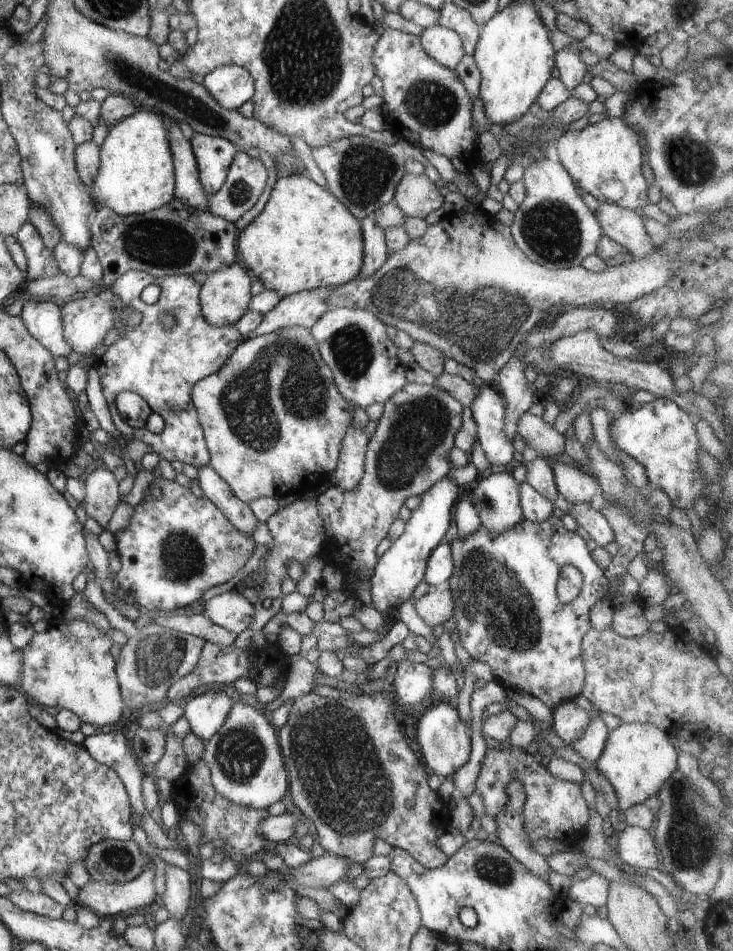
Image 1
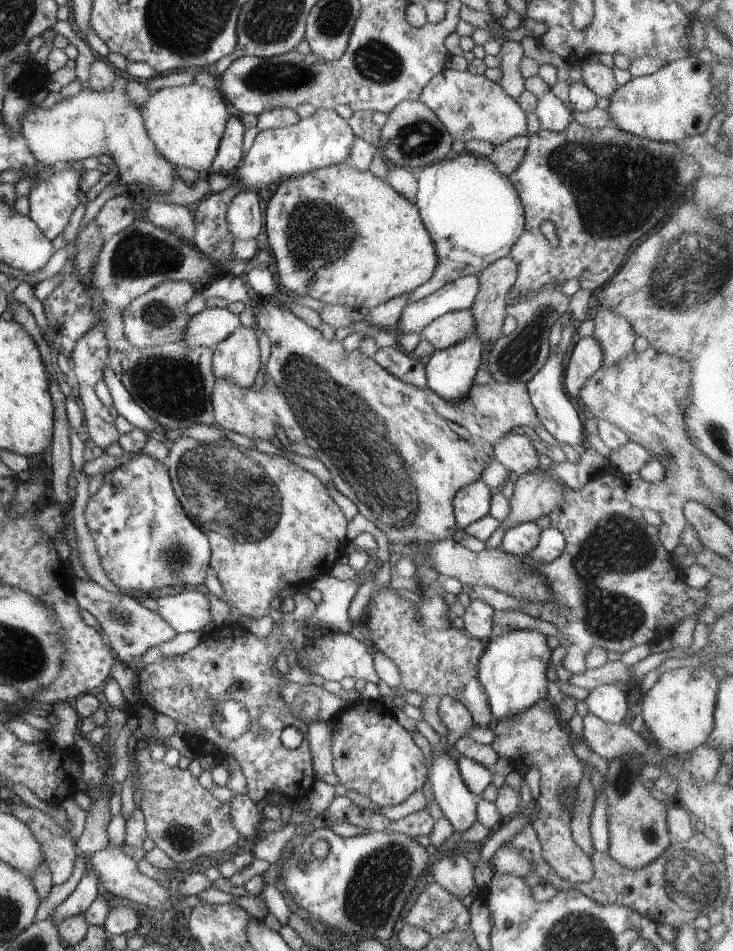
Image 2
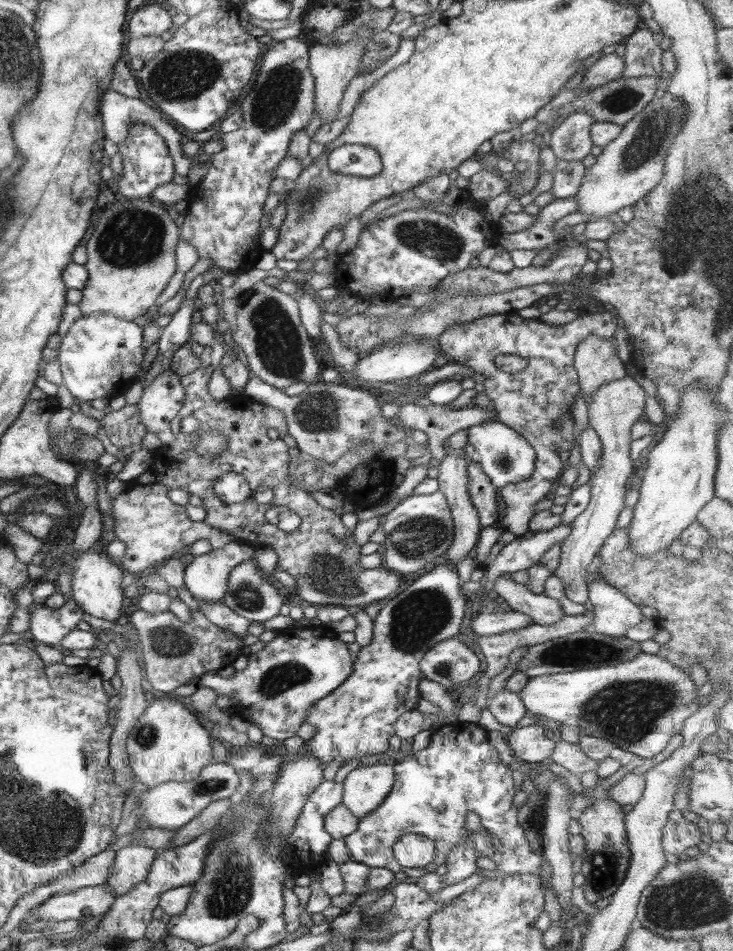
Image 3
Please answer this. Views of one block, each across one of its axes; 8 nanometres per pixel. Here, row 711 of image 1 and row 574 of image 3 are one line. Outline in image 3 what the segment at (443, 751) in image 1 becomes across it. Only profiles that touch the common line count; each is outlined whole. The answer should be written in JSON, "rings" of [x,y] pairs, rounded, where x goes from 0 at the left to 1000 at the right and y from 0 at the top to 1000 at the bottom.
{"rings":[[[606,591],[565,610],[562,615],[518,640],[509,651],[509,672],[503,678],[495,679],[484,688],[480,709],[445,734],[431,736],[423,742],[417,759],[431,764],[431,772],[415,781],[411,792],[428,794],[443,807],[450,800],[464,801],[469,805],[472,801],[483,797],[492,798],[495,795],[523,792],[532,787],[532,776],[540,772],[540,756],[554,748],[569,744],[573,735],[572,719],[578,713],[573,705],[573,693],[589,679],[603,673],[622,671],[626,666],[636,648],[637,632],[629,615],[630,610],[621,595]]]}

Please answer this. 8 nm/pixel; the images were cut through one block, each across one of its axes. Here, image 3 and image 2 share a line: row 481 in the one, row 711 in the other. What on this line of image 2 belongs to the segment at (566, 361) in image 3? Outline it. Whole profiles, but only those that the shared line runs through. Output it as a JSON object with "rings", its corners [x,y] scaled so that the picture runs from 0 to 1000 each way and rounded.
{"rings":[[[748,734],[738,735],[729,742],[720,744],[720,748],[714,748],[704,754],[697,754],[696,757],[686,756],[677,758],[670,764],[674,768],[674,780],[668,783],[673,791],[690,800],[696,800],[704,805],[704,800],[716,798],[724,802],[724,807],[733,807],[738,815],[738,831],[737,838],[731,841],[731,858],[729,859],[727,871],[733,876],[734,884],[738,886],[738,894],[742,904],[759,917],[759,920],[778,928],[797,928],[808,925],[812,921],[812,906],[809,900],[798,898],[783,885],[779,877],[779,856],[763,840],[765,836],[776,834],[783,836],[797,818],[799,802],[794,797],[790,797],[782,789],[782,772],[775,768],[771,761],[763,755],[760,744],[753,741]]]}

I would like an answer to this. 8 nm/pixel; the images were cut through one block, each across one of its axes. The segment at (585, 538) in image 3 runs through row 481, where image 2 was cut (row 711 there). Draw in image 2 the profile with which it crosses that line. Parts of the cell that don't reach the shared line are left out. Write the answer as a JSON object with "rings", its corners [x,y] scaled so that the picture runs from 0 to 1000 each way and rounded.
{"rings":[[[820,720],[805,727],[798,737],[804,749],[829,760],[850,760],[857,753],[858,737],[854,723],[843,720]]]}

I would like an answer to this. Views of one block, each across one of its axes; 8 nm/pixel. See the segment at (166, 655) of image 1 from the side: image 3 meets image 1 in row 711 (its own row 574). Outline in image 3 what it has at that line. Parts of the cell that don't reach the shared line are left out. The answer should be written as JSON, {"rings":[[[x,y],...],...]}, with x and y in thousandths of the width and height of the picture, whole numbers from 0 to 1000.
{"rings":[[[210,507],[186,511],[153,525],[156,563],[171,573],[171,581],[164,590],[166,599],[194,606],[246,584],[255,573],[261,574],[276,566],[281,566],[291,577],[306,576],[322,570],[317,564],[289,556],[278,549],[262,549],[251,532],[232,527],[232,517],[221,508]]]}

